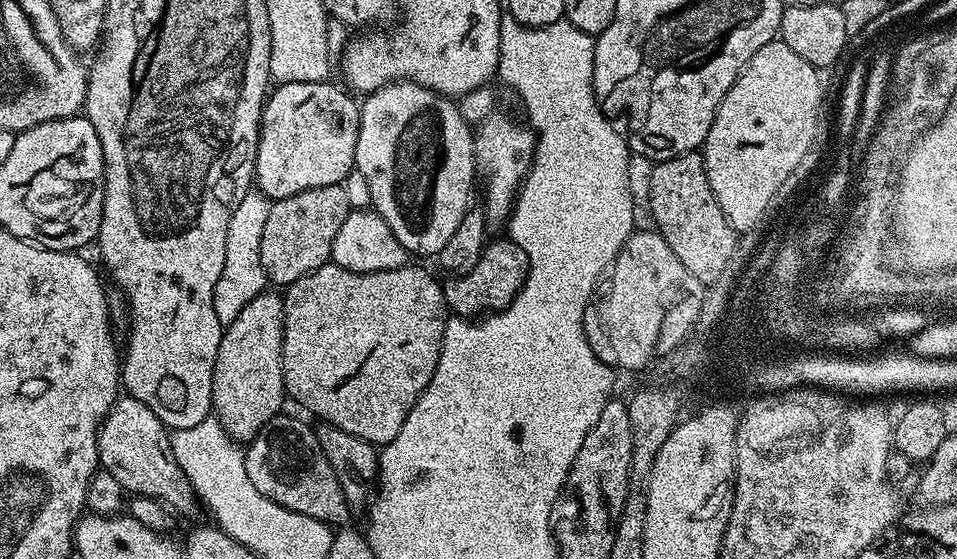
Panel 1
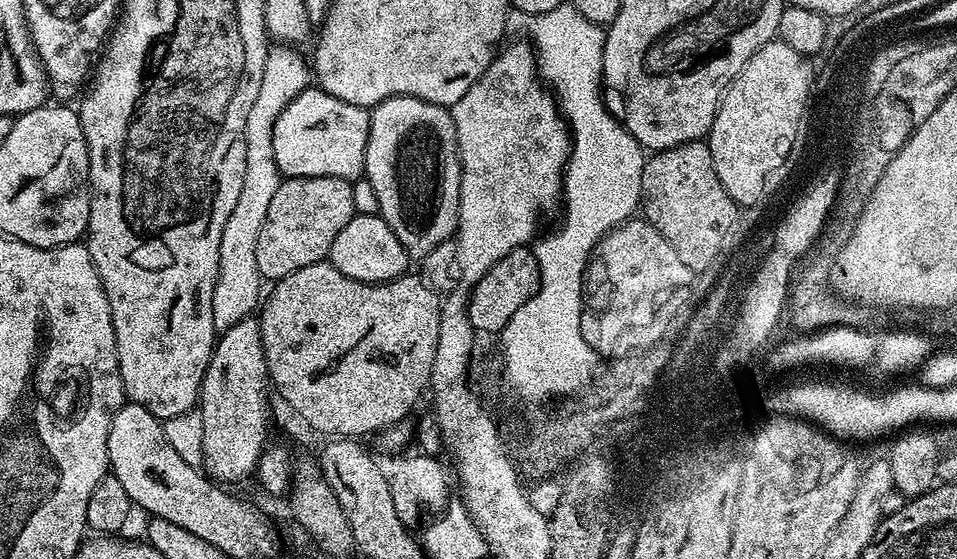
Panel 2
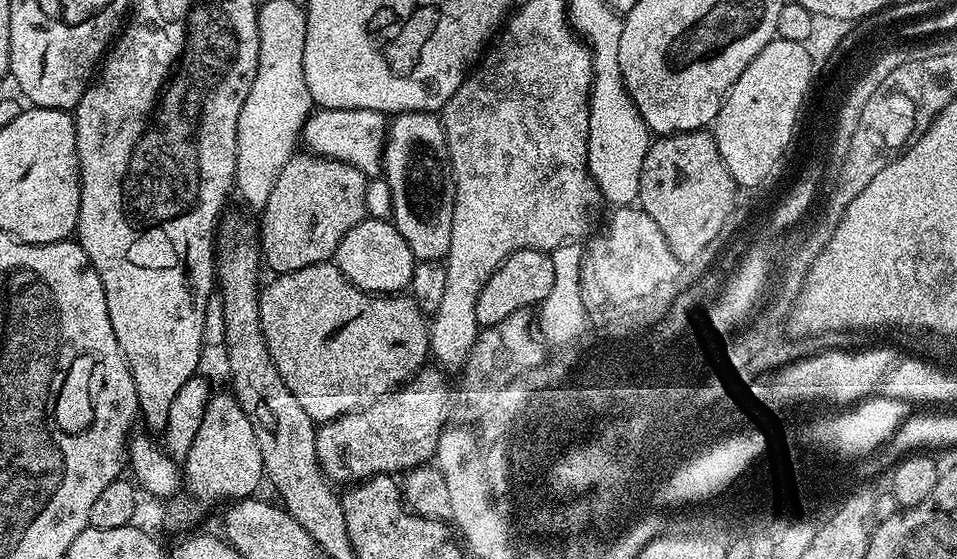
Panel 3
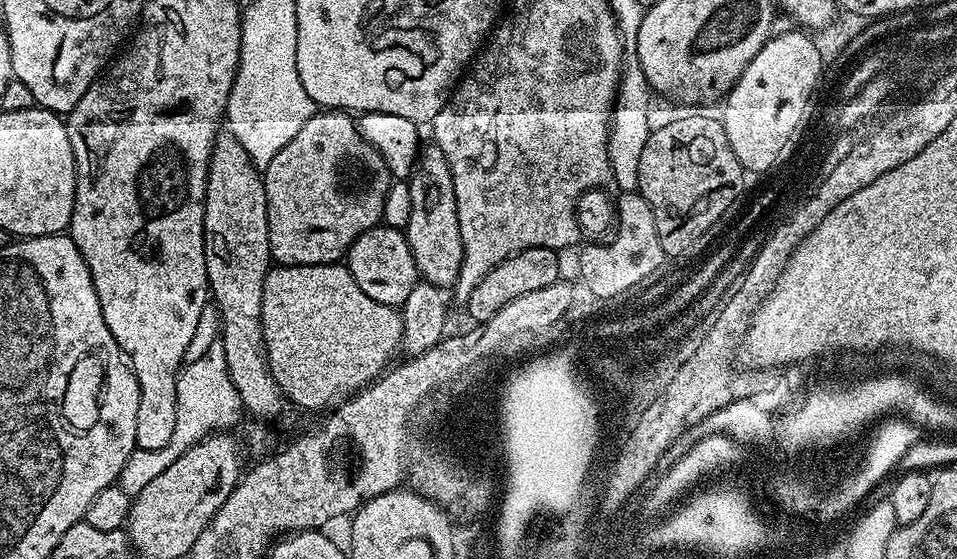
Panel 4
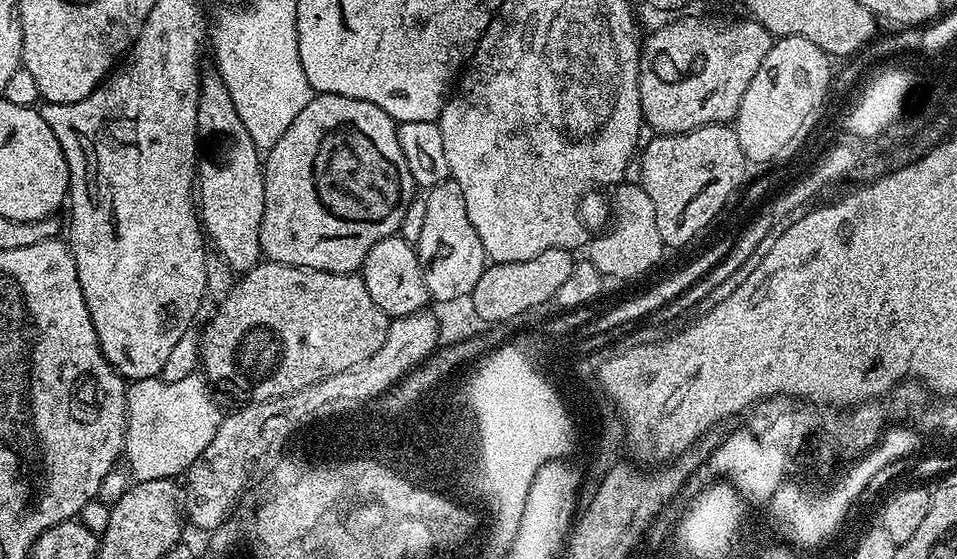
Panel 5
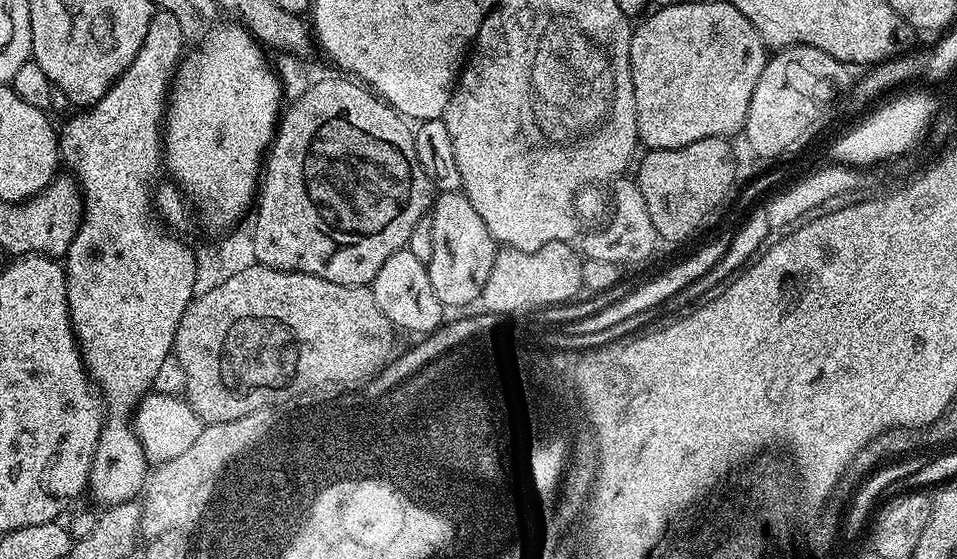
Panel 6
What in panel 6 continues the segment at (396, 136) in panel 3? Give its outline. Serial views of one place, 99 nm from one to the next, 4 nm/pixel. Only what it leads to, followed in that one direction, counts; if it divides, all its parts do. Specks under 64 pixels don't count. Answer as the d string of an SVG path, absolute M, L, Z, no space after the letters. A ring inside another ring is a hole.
M463 191L440 192L430 215L434 230L434 251L428 263L430 286L434 286L434 294L438 294L438 302L442 302L445 309L475 305L482 294L482 286L486 286L486 278L490 278L490 266L494 266L498 251L496 239L486 230L486 222L482 222L478 210L474 210Z

